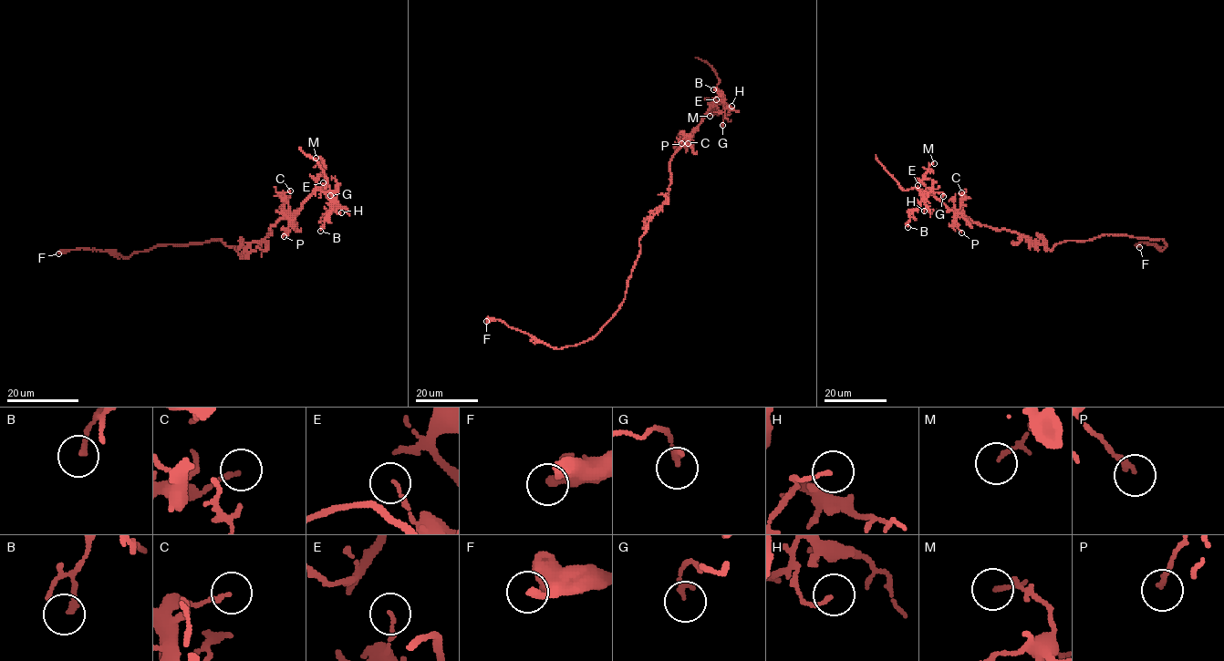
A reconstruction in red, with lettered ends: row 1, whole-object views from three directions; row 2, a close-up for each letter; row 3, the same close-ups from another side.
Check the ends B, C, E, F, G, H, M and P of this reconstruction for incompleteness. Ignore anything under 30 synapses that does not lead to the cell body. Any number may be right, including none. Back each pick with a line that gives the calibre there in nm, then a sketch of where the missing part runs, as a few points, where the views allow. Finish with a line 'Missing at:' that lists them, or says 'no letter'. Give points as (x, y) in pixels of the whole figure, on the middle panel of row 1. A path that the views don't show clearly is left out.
Missing at: no letter

